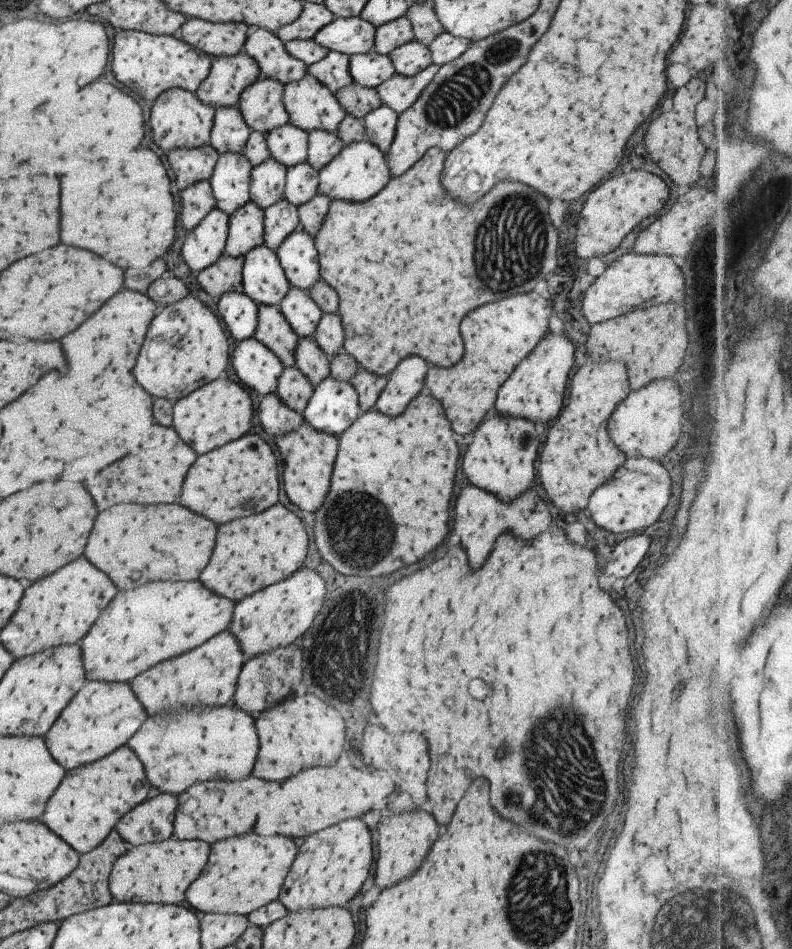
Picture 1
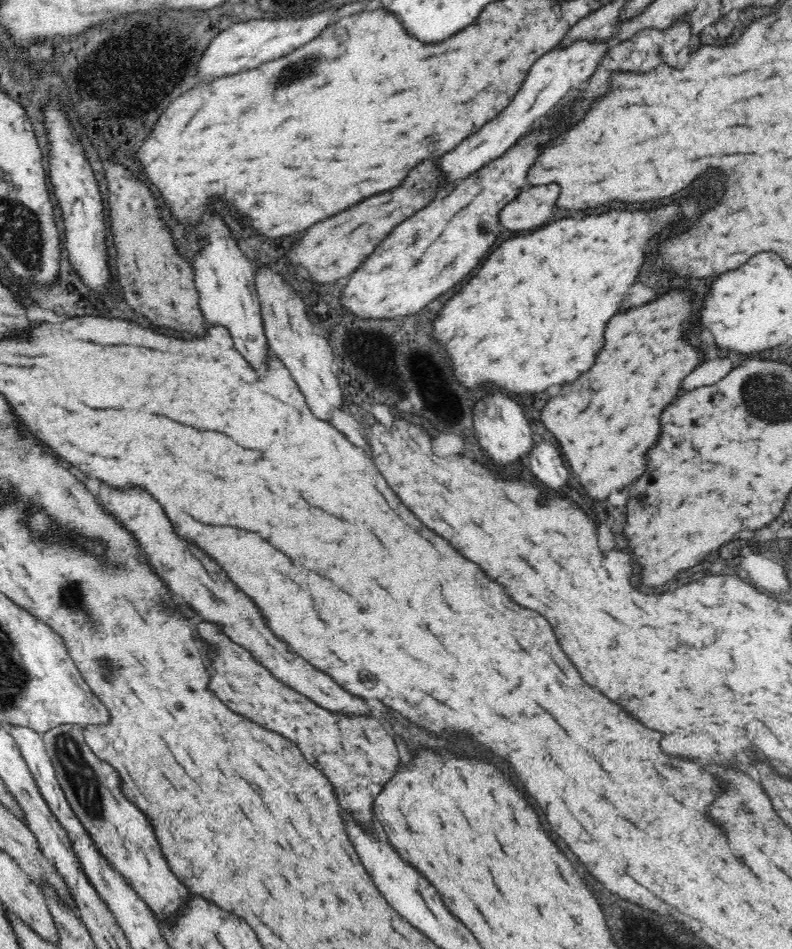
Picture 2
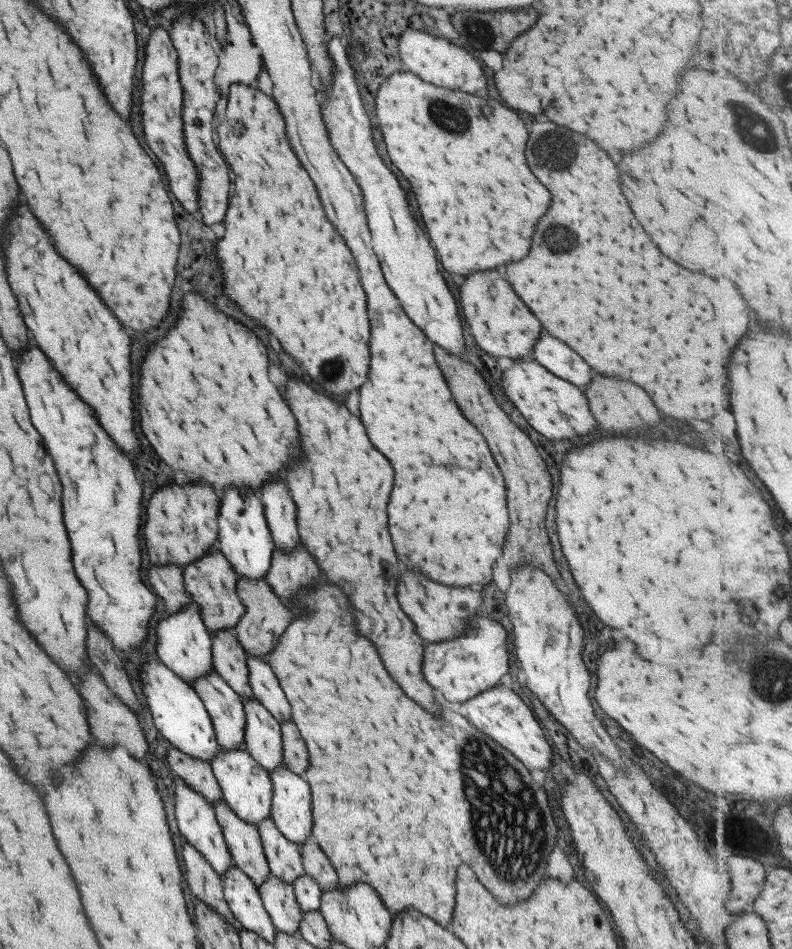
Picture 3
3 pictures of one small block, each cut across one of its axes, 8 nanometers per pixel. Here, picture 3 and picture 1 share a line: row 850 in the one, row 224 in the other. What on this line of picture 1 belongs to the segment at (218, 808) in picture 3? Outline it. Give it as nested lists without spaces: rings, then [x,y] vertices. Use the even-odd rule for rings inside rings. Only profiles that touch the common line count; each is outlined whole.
[[[249,200],[228,216],[226,255],[244,257],[252,248],[263,245],[263,211]]]

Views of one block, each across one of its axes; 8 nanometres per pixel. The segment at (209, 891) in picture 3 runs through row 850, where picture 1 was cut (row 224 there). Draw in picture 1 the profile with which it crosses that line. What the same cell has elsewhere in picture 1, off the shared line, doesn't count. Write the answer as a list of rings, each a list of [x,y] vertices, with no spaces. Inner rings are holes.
[[[199,181],[179,193],[181,211],[179,222],[190,231],[199,224],[200,220],[216,206],[209,181]]]

